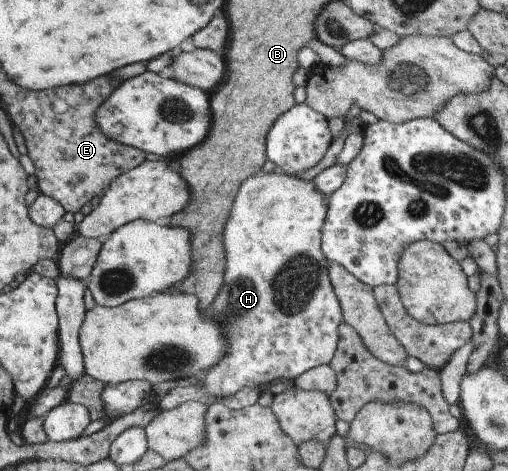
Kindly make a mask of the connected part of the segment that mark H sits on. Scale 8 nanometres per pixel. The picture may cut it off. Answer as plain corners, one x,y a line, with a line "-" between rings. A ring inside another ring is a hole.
283,171
260,173
243,183
235,197
231,217
223,233
227,251
225,283
209,310
219,323
223,323
229,341
229,355
206,372
201,378
201,387
171,389
159,400
162,411
176,409
187,401
202,401
205,405
223,403
225,397
231,397
245,387
263,391
275,381
295,381
313,367
331,362
338,347
339,325
343,323
343,317
328,279
329,262
321,249
326,203
327,198
315,189
313,180
301,179
299,175

